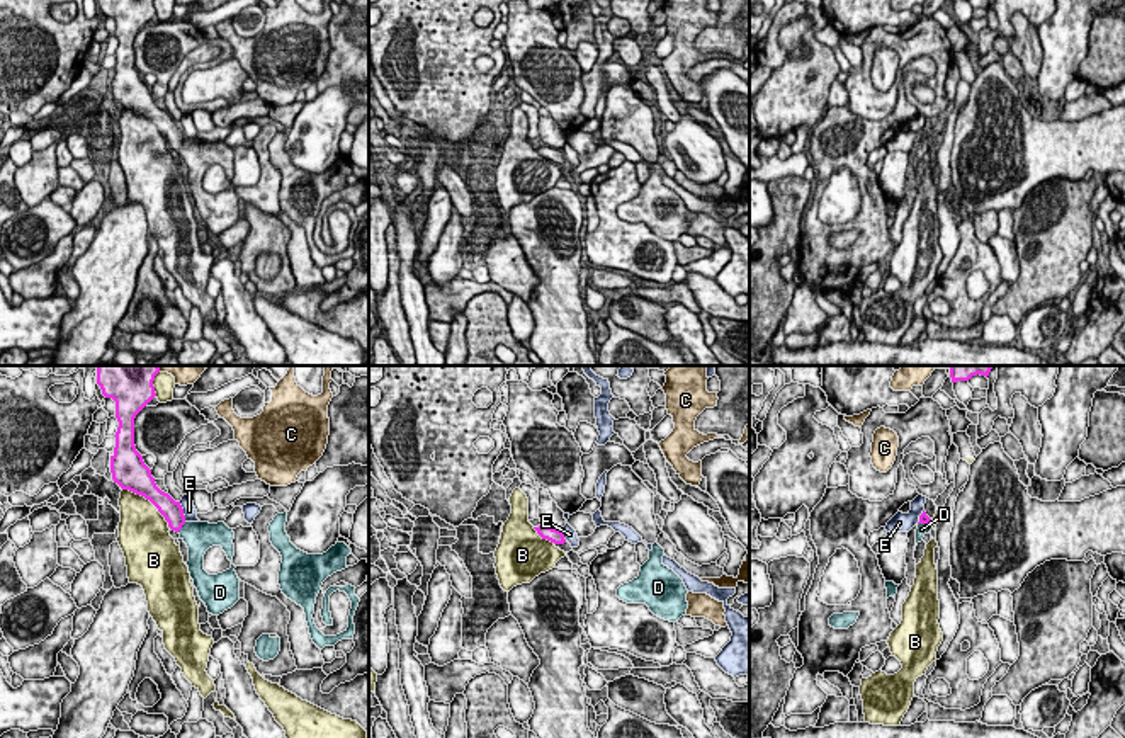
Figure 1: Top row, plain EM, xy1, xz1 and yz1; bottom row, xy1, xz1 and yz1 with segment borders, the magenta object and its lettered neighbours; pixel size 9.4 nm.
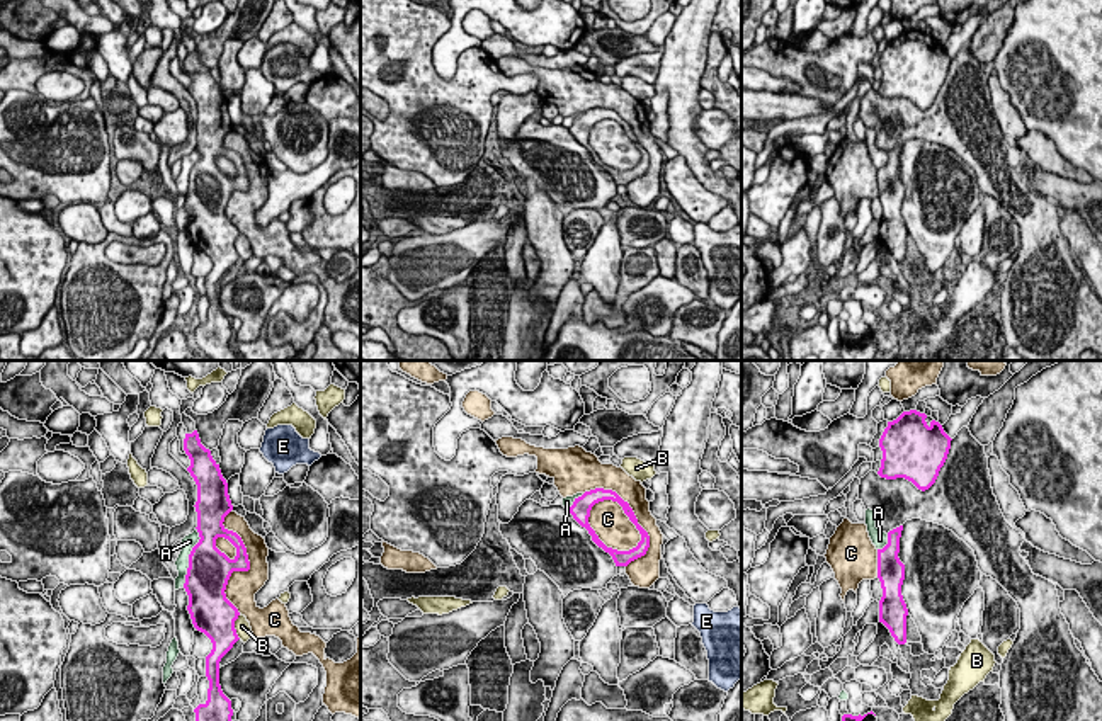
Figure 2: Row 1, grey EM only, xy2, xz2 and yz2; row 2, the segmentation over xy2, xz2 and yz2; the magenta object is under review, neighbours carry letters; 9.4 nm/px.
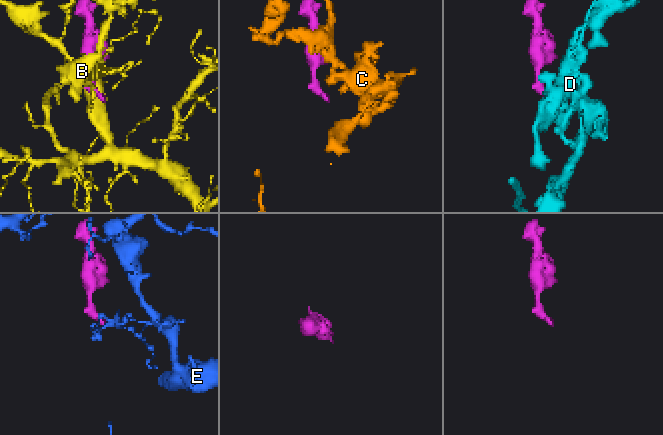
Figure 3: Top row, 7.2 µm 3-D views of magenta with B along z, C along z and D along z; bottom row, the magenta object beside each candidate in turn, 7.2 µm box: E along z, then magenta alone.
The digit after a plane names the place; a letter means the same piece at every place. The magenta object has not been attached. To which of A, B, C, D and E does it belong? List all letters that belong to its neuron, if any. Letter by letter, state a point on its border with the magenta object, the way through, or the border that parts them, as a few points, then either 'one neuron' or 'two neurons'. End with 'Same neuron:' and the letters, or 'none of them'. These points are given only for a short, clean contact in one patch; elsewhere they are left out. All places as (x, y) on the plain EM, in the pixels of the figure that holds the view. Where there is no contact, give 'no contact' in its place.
A: meets magenta in xy2 at (189, 175); two neurons
B: meets magenta in xy1 at (148, 118); two neurons
C: meets magenta in xz2 at (631, 128); two neurons
D: meets magenta in xy1 at (180, 147); runs through xy1 (172, 130), (180, 147), (199, 155); one neuron
E: meets magenta in xy1 at (182, 131); border along xy1 (179, 121), (186, 140); two neurons
Same neuron: D

